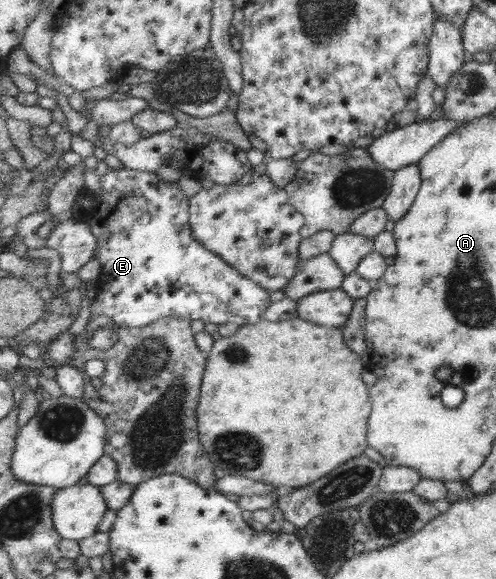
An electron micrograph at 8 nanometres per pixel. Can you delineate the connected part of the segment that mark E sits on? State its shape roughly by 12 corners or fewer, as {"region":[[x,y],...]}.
{"region":[[156,172],[103,174],[93,315],[251,325],[269,290],[197,241]]}

